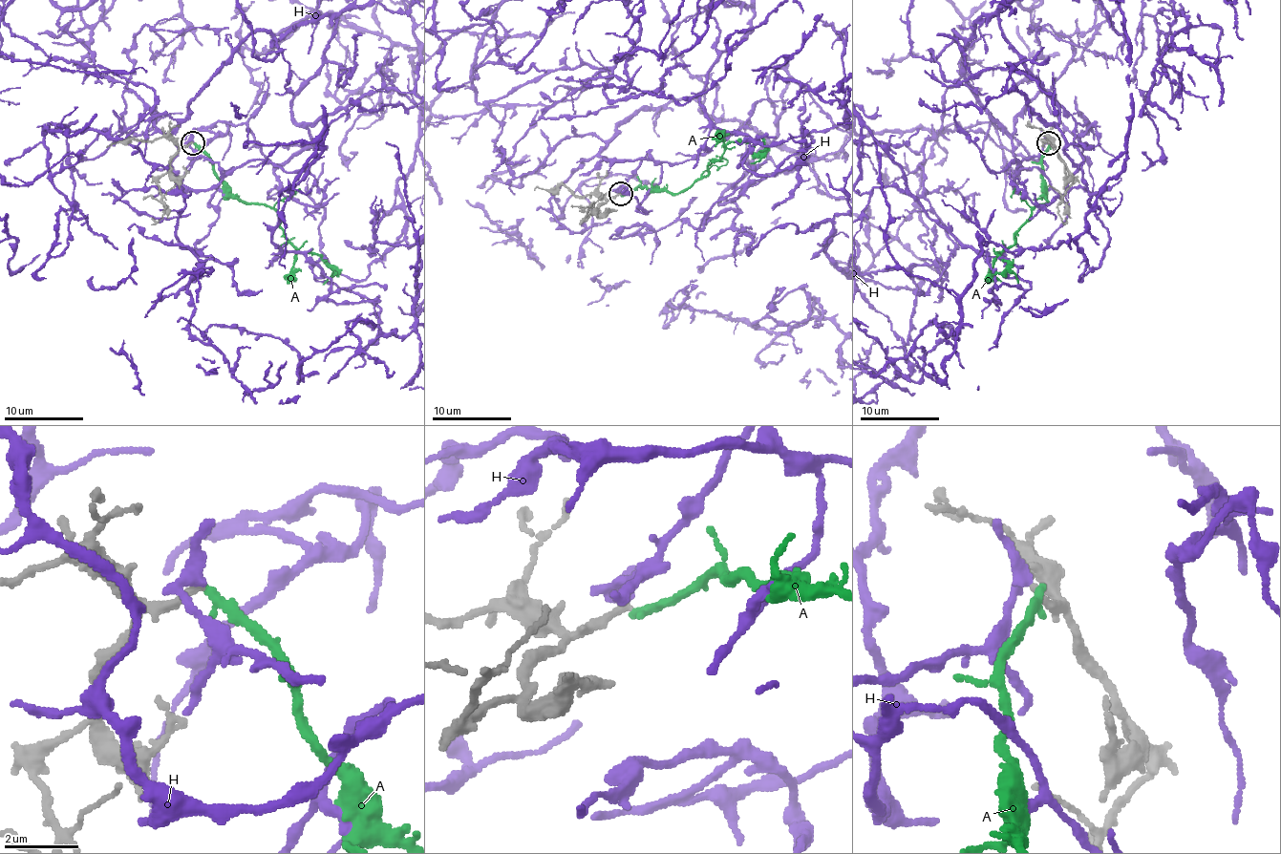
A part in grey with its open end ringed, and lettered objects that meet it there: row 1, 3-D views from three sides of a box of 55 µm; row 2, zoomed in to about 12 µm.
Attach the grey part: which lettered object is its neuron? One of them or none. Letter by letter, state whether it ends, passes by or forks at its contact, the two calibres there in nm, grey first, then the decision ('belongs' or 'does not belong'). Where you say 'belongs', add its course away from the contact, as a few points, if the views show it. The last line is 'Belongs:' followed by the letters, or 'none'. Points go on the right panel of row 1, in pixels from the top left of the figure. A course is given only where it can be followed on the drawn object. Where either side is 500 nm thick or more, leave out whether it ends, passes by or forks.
A: it ends there; 200 nm thick on the grey side, 280 nm on the other; does not belong
H: it passes by; 200 nm thick on the grey side, 320 nm on the other; does not belong
Belongs: none

